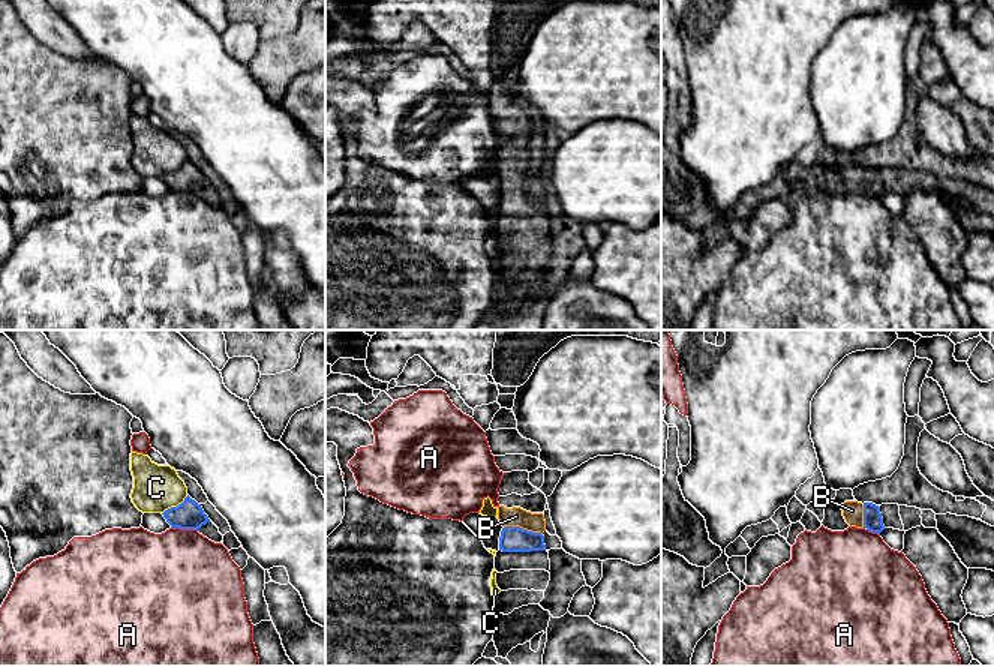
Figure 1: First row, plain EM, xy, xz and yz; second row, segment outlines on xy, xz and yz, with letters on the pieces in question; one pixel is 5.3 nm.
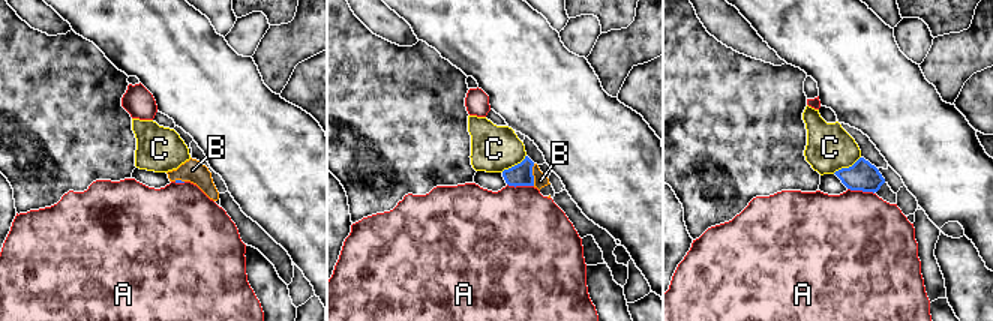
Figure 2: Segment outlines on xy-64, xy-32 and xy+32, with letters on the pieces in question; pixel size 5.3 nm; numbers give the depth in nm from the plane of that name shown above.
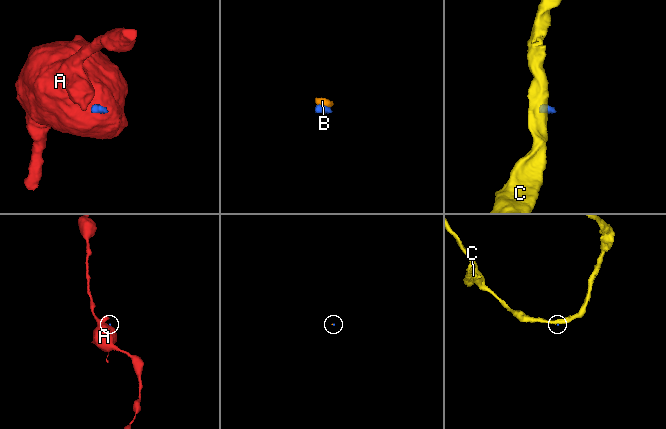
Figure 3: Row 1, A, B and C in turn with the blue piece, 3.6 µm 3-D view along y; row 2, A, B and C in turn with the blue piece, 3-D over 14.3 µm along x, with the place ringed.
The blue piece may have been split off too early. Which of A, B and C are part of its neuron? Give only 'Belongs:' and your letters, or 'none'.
Belongs: B

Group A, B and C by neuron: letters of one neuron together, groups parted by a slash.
A / B / C

